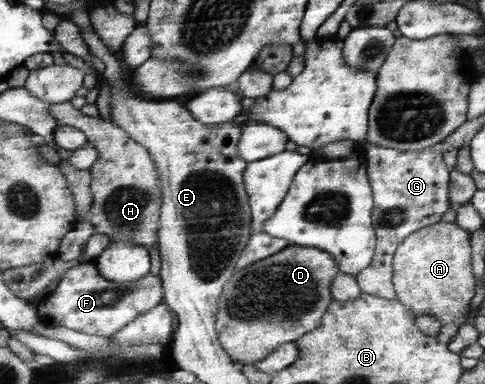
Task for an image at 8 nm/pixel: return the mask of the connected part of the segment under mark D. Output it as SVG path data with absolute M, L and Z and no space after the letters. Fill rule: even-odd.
M291 244L236 271L219 299L218 336L223 348L238 365L255 365L283 344L315 331L334 302L333 283L341 272L331 253Z

